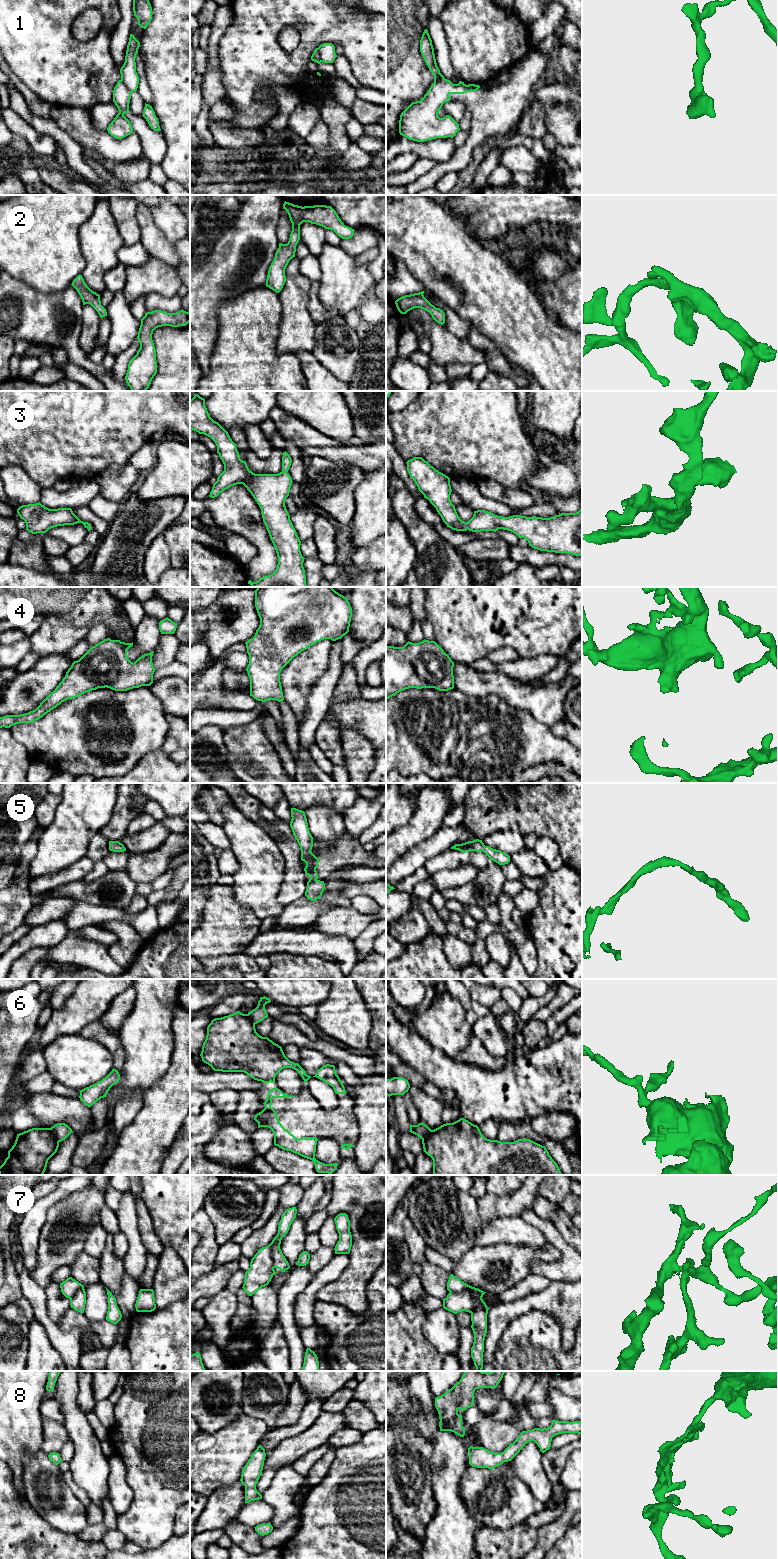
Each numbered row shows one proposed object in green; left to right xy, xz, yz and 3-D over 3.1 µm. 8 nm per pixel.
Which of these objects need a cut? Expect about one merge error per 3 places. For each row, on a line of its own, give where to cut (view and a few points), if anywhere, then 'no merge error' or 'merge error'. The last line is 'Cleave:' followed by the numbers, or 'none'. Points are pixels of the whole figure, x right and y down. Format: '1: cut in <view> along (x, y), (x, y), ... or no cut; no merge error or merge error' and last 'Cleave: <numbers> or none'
1: cut in xz along (317, 48), (322, 61); merge error
2: no cut; no merge error
3: no cut; no merge error
4: no cut; no merge error
5: no cut; no merge error
6: cut in xy along (50, 1128), (53, 1135), (59, 1141); merge error
7: cut in yz along (450, 1291), (462, 1292), (470, 1289), (472, 1296), (478, 1304); merge error
8: no cut; no merge error
Cleave: 1, 6, 7

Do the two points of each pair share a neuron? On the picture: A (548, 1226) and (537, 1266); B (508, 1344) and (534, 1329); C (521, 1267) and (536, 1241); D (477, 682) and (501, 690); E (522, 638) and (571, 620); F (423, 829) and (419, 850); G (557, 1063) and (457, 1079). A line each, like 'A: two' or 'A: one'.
A: one
B: one
C: two
D: one
E: one
F: two
G: one

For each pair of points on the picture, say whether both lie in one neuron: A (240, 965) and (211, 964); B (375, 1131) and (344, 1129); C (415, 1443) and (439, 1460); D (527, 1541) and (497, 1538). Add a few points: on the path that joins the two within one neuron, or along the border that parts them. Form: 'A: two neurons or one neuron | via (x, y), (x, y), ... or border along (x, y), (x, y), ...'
A: one neuron | via (233, 962), (218, 962)
B: two neurons | border along (353, 1107), (358, 1122), (358, 1138), (354, 1146)
C: two neurons | border along (434, 1442), (430, 1459), (430, 1478)
D: one neuron | via (520, 1541), (504, 1539)

